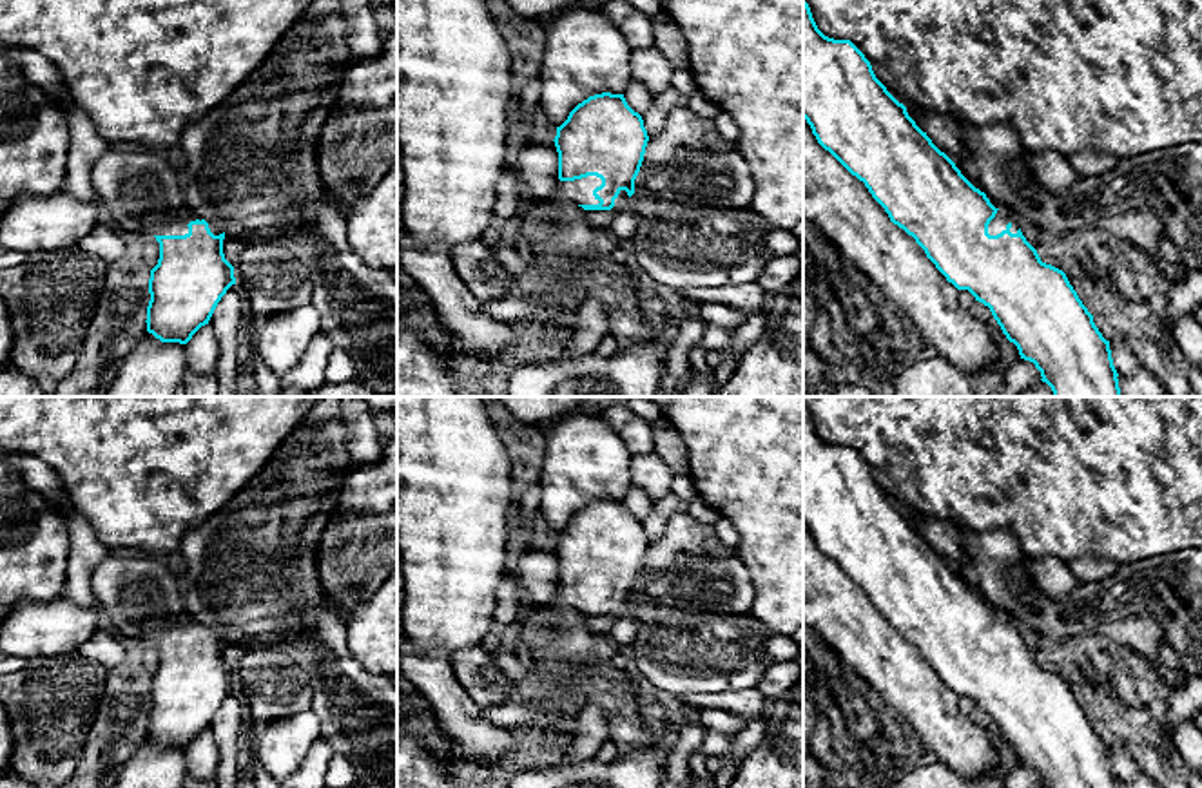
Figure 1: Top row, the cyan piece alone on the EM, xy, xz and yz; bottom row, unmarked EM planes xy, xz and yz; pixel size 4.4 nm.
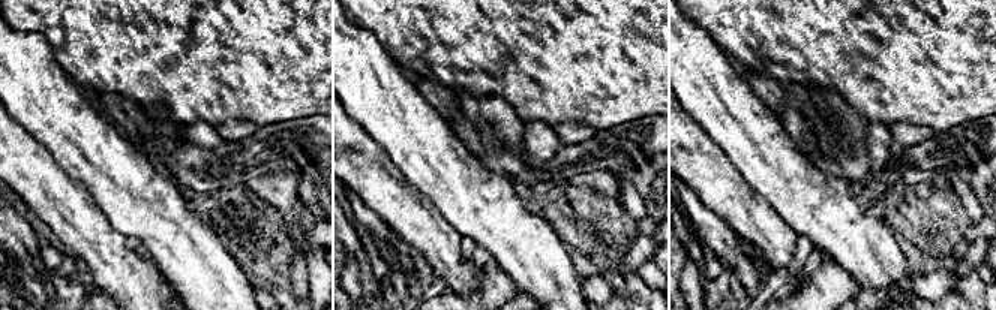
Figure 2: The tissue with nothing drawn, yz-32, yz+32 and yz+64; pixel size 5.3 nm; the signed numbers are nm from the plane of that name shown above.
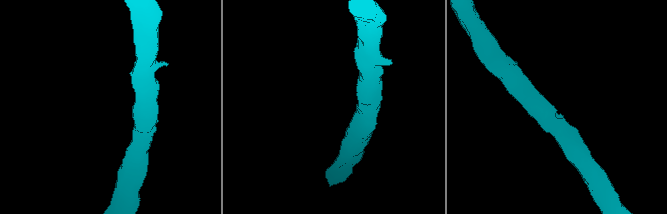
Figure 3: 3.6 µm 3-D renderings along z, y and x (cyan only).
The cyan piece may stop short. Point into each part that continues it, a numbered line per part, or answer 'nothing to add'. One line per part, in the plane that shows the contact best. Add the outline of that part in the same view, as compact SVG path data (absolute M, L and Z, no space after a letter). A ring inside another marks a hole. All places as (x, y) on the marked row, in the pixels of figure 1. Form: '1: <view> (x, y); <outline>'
1: xz (581, 191); M587 176L575 181L558 181L558 196L575 205L598 205L600 201L593 196L593 190L602 185L596 176Z

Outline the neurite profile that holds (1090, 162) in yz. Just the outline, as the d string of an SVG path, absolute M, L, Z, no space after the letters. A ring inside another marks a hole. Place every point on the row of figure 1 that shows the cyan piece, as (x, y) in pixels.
M1086 149L1070 156L1070 163L1077 176L1090 178L1111 170L1117 165L1117 158L1108 152Z

